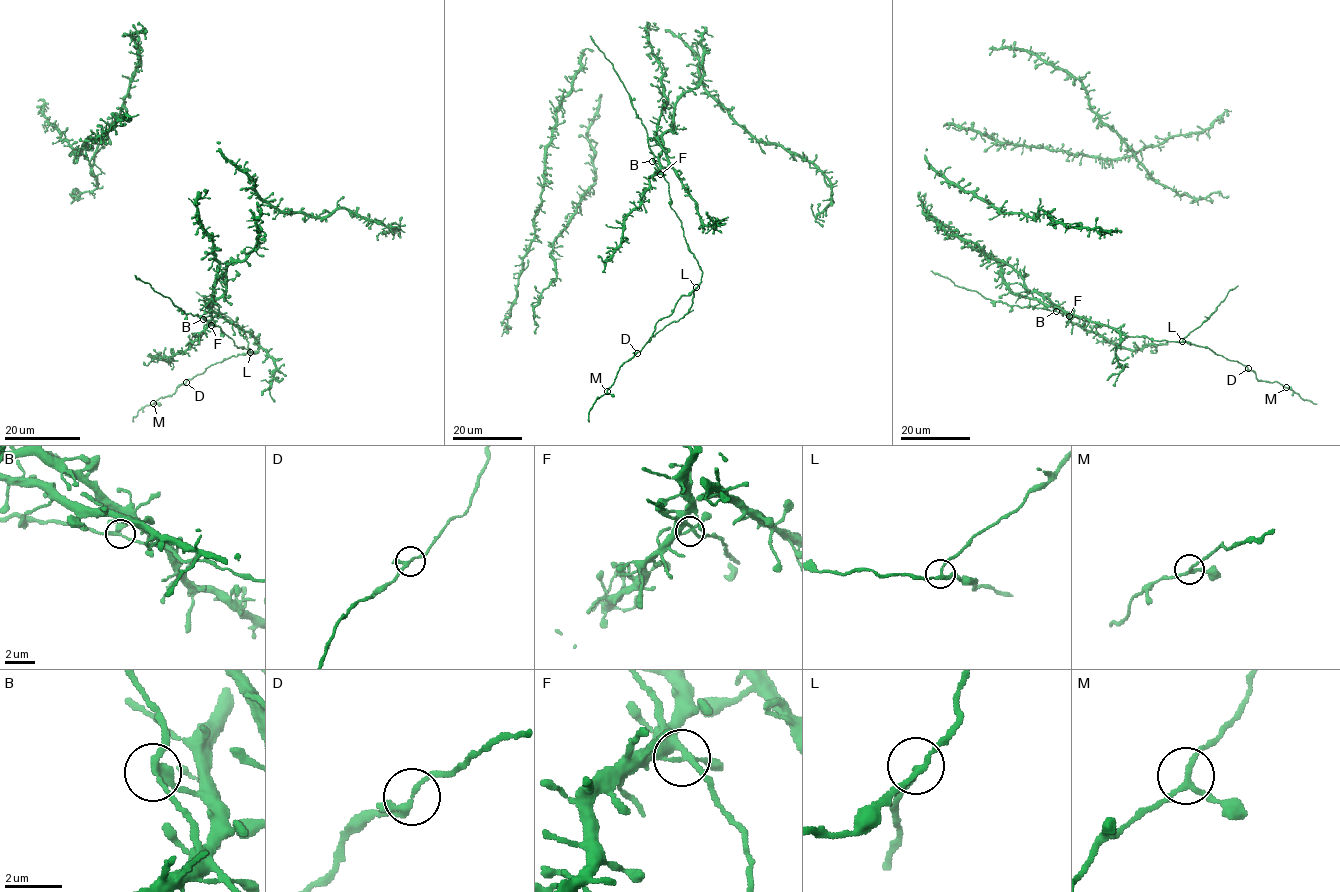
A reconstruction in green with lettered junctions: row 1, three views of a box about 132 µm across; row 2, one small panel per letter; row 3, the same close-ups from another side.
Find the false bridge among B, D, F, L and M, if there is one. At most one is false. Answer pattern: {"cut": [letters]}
{"cut": ["L"]}

